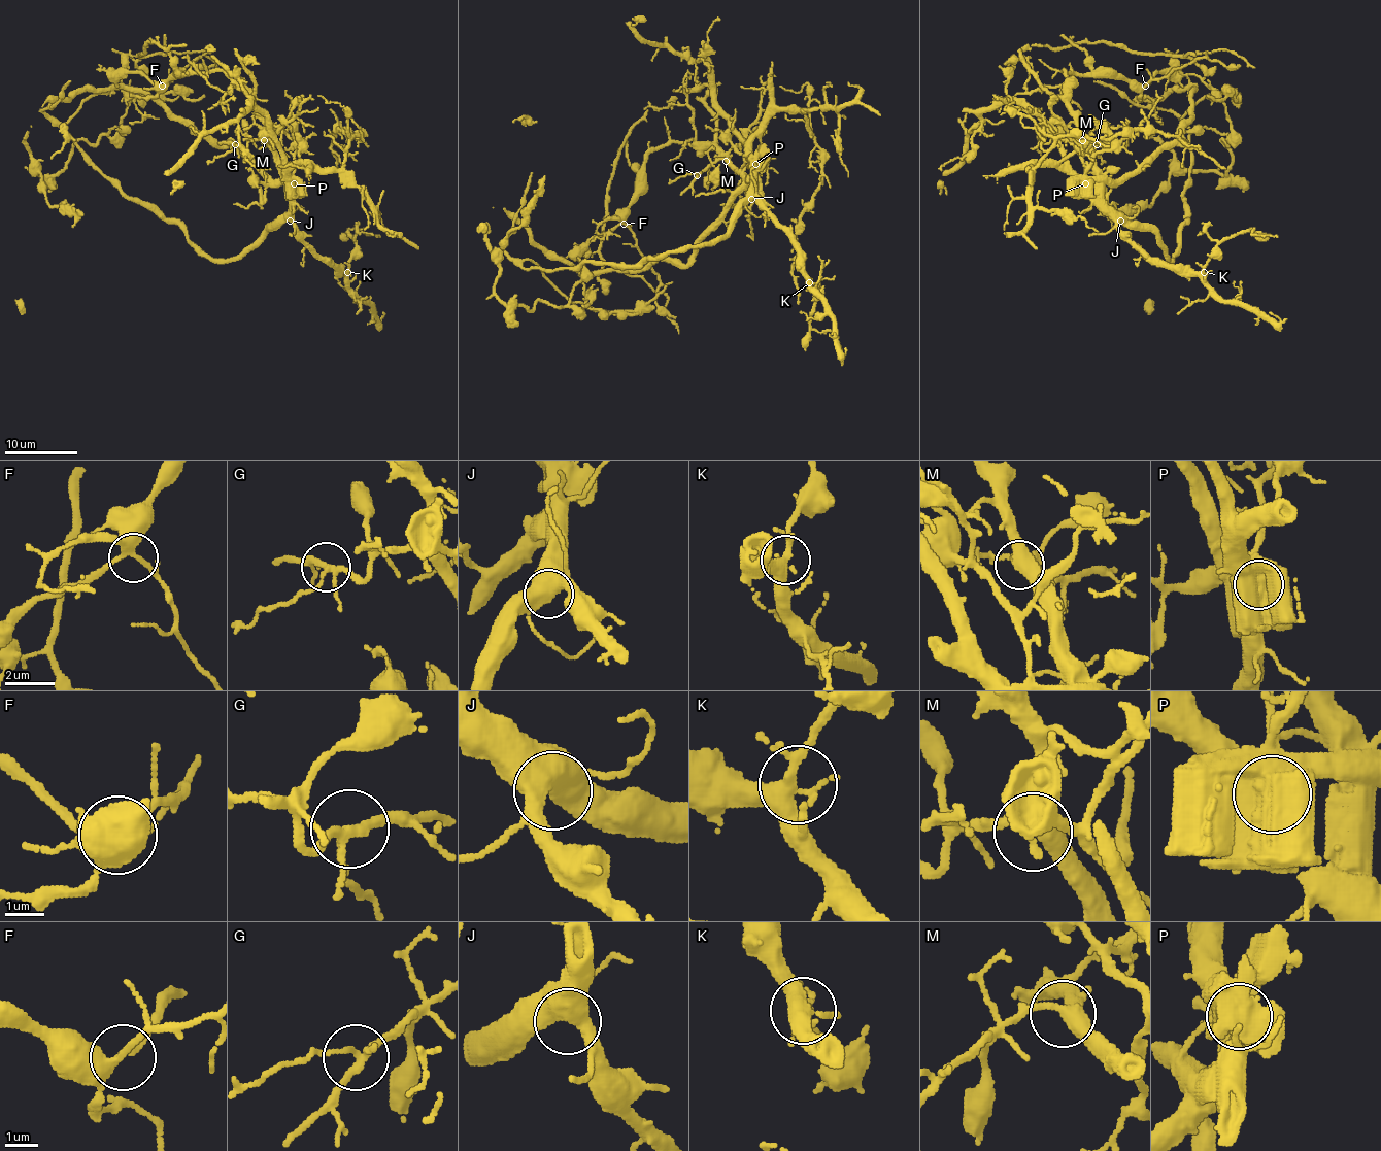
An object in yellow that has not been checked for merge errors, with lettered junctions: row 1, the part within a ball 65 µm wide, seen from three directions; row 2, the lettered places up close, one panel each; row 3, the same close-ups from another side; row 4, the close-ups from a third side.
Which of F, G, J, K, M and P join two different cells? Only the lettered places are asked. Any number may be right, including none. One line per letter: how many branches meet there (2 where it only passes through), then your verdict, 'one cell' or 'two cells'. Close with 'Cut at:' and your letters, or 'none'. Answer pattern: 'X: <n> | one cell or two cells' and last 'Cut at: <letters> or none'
F: 4 | one cell
G: 4 | one cell
J: 2 | one cell
K: 5 | one cell
M: 3 | one cell
P: 3 | two cells
Cut at: P

